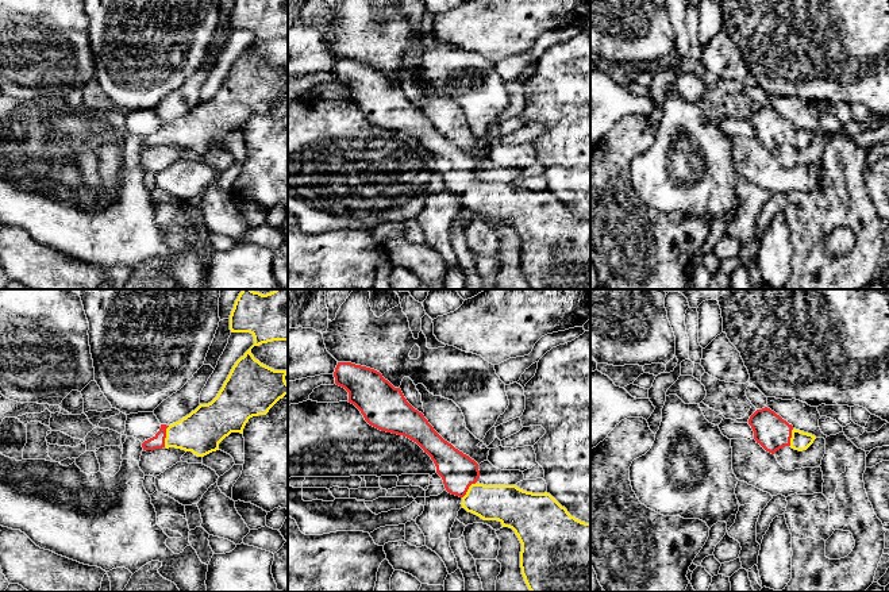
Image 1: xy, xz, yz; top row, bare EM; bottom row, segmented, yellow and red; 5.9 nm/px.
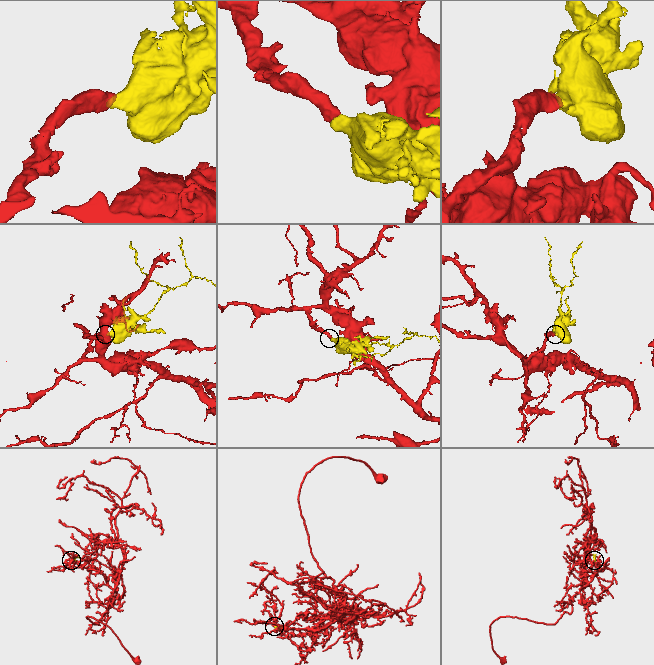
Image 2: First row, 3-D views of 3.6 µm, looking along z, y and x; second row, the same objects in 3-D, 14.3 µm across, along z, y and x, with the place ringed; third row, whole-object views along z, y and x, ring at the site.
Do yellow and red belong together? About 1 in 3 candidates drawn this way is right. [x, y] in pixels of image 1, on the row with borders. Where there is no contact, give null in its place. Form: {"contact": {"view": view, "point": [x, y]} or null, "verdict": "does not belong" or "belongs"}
{"contact": {"view": "xy", "point": [166, 437]}, "verdict": "belongs"}

